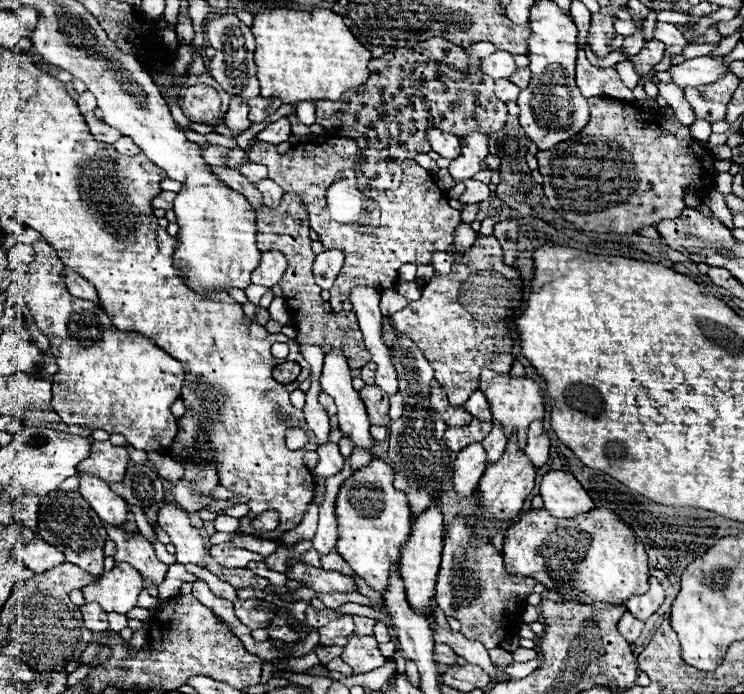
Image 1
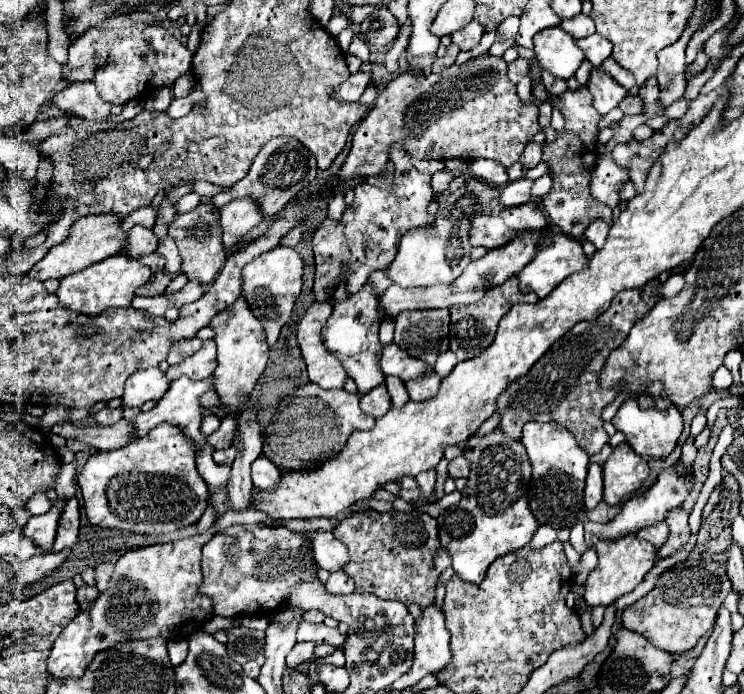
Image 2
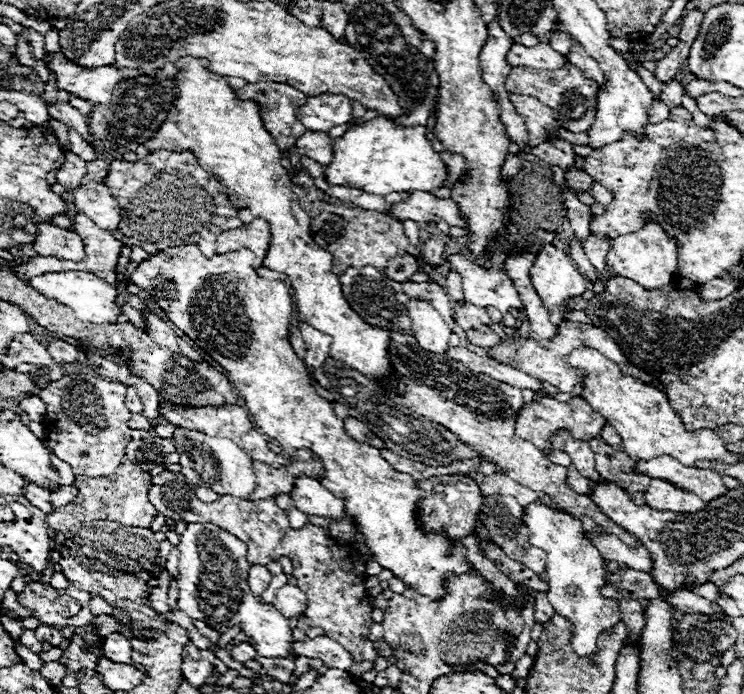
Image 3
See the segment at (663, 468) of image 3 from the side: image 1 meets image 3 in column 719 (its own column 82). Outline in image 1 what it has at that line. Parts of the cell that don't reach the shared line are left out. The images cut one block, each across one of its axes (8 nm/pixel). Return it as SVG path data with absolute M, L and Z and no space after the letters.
M80 474L80 486L78 492L88 500L88 504L92 506L92 510L106 520L108 524L124 524L126 522L126 502L120 500L120 496L116 496L114 492L110 492L108 482L96 478L96 476L88 476L88 474Z

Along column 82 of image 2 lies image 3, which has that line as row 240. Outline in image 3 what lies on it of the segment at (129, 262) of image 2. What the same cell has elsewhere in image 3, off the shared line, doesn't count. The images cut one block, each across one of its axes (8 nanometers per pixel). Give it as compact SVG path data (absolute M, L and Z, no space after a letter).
M184 58L178 60L176 66L182 70L176 74L178 94L174 106L168 110L160 130L146 140L144 146L150 152L158 148L170 152L192 152L198 164L228 190L228 200L238 210L248 208L256 218L268 220L272 236L264 266L288 276L300 318L316 330L332 336L330 356L334 360L372 380L390 380L390 332L376 330L360 320L342 296L338 276L332 272L332 254L314 244L310 234L310 216L298 206L290 176L282 166L280 148L264 128L258 106L252 100L238 100L224 78L206 70L206 60Z

